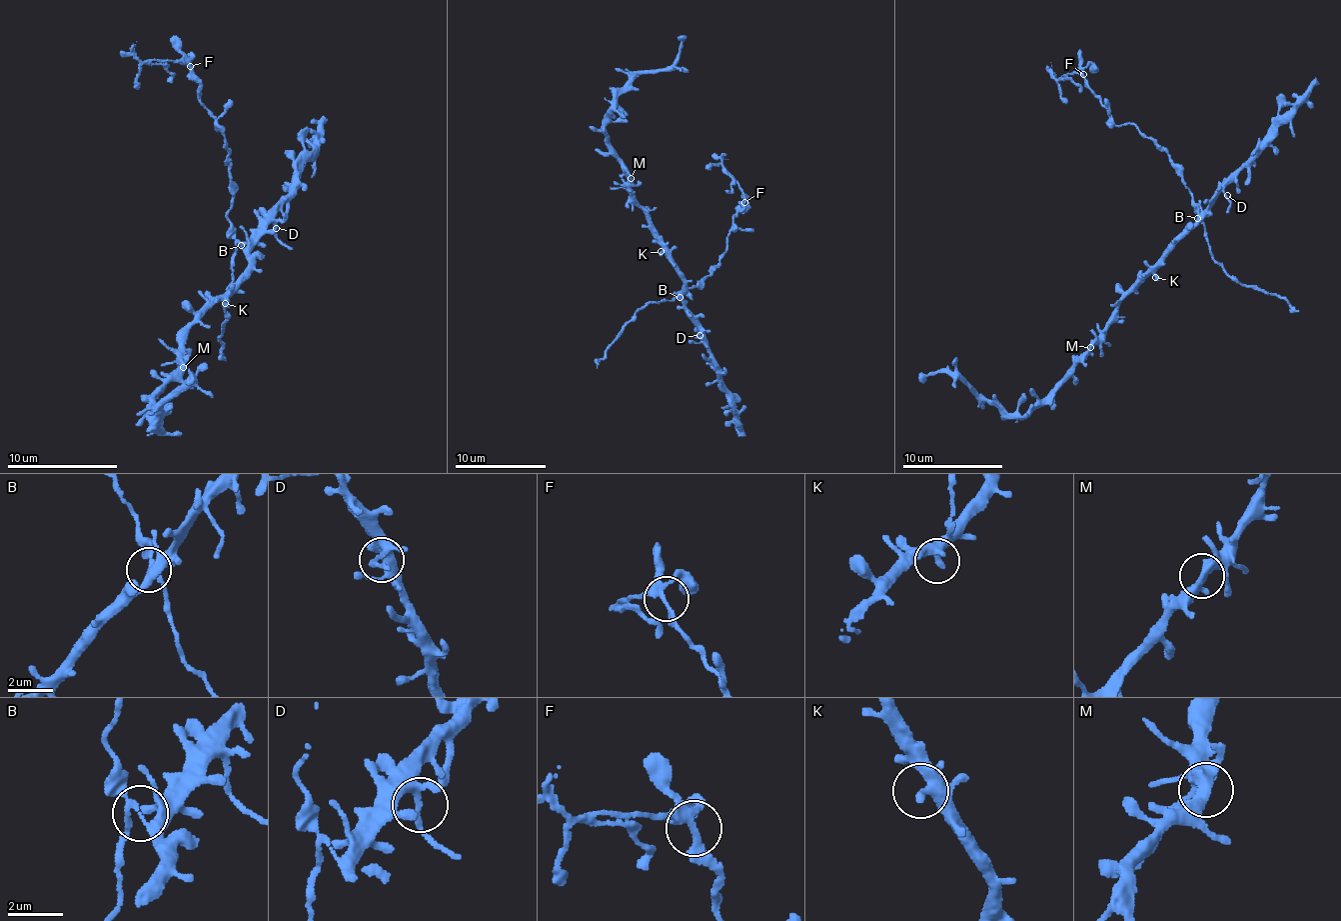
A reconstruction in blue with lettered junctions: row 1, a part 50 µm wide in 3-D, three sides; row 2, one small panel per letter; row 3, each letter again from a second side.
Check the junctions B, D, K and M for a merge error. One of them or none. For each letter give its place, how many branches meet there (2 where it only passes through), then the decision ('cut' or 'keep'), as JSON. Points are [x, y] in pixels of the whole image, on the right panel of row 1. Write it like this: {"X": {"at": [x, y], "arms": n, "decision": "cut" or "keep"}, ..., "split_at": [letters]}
{"B": {"at": [1197, 218], "arms": 4, "decision": "cut"}, "D": {"at": [1227, 195], "arms": 3, "decision": "keep"}, "K": {"at": [1155, 277], "arms": 4, "decision": "keep"}, "M": {"at": [1090, 347], "arms": 4, "decision": "keep"}, "split_at": ["B"]}

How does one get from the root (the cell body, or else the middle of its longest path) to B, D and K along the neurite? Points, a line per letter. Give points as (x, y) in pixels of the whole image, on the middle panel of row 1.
B: (673, 259), (684, 284), (679, 298)
D: (673, 259), (685, 289), (682, 297), (699, 335)
K: (673, 259), (661, 251)

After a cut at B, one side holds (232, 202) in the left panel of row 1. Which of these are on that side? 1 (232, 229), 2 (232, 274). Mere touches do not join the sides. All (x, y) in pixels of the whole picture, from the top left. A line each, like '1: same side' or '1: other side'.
1: same side
2: same side

